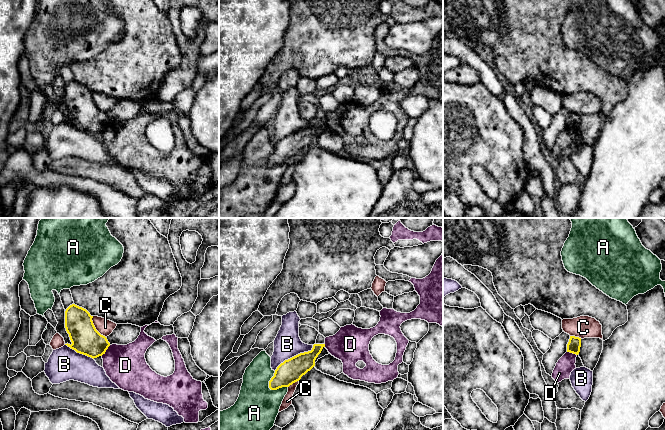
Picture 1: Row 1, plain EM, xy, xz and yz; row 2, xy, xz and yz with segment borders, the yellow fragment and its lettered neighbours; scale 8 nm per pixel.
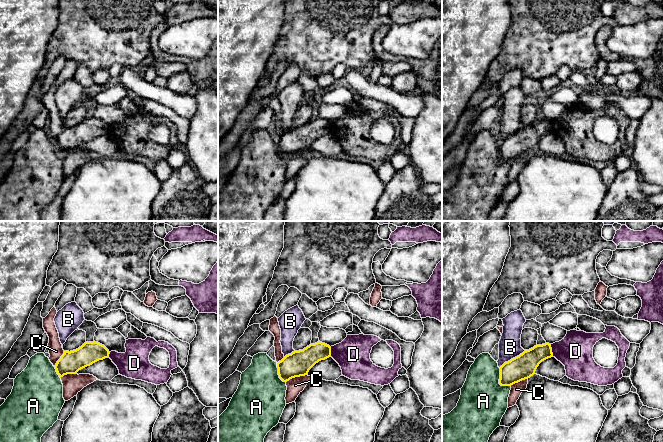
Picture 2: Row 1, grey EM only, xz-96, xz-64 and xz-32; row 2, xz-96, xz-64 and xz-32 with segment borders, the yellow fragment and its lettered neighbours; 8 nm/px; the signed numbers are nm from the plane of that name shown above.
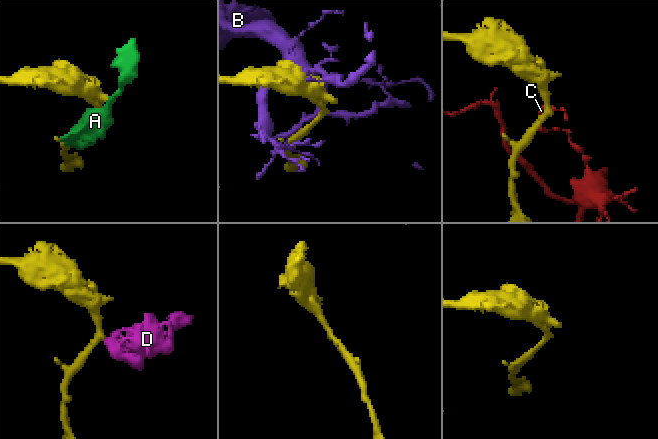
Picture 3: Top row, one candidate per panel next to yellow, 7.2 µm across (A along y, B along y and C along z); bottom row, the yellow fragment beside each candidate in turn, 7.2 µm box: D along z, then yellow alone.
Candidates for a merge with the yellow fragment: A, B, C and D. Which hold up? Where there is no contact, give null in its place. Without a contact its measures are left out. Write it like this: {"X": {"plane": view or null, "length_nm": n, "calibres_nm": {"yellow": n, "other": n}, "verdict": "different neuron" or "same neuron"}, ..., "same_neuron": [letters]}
{"A": {"plane": "xz", "length_nm": 170, "calibres_nm": {"yellow": 190, "other": 360}, "verdict": "different neuron"}, "B": {"plane": "xz", "length_nm": 380, "calibres_nm": {"yellow": 190, "other": 220}, "verdict": "different neuron"}, "C": {"plane": "xy", "length_nm": 200, "calibres_nm": {"yellow": 240, "other": 130}, "verdict": "different neuron"}, "D": {"plane": "xy", "length_nm": 120, "calibres_nm": {"yellow": 240, "other": 320}, "verdict": "different neuron"}, "same_neuron": []}

